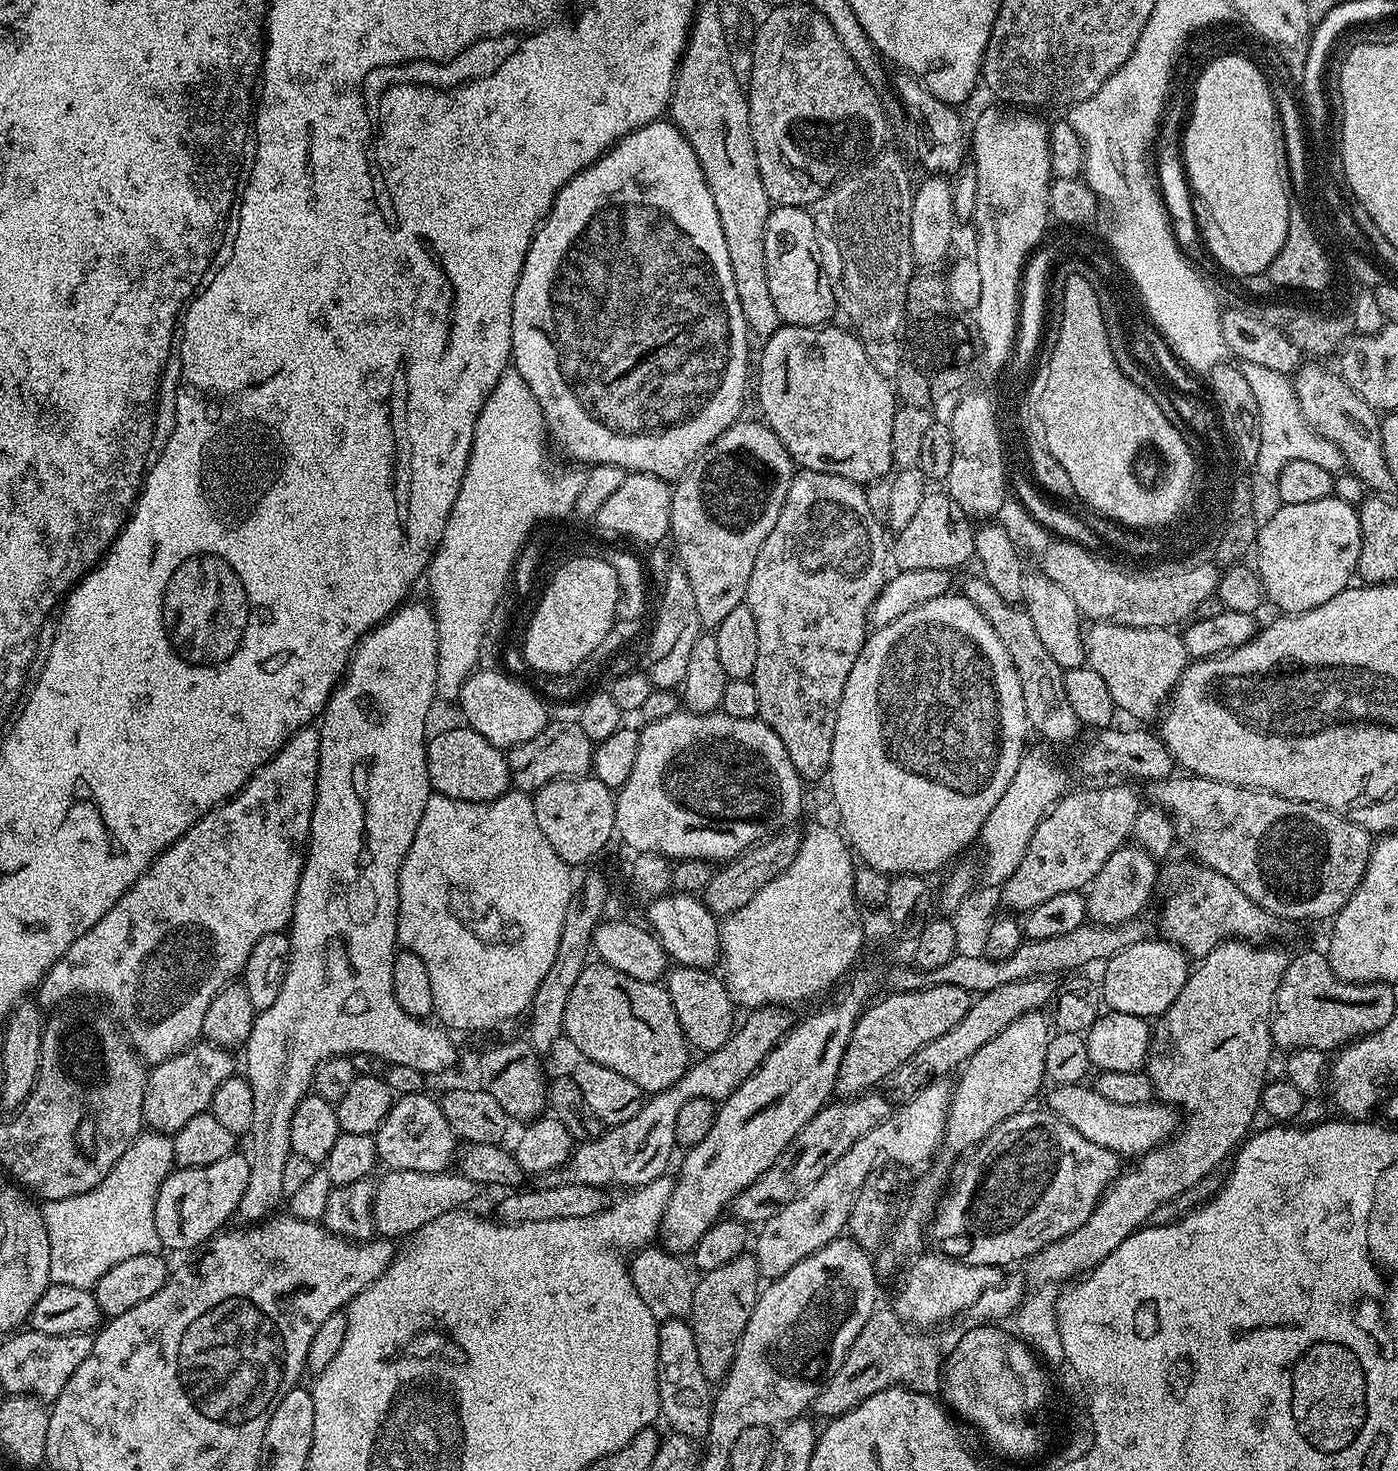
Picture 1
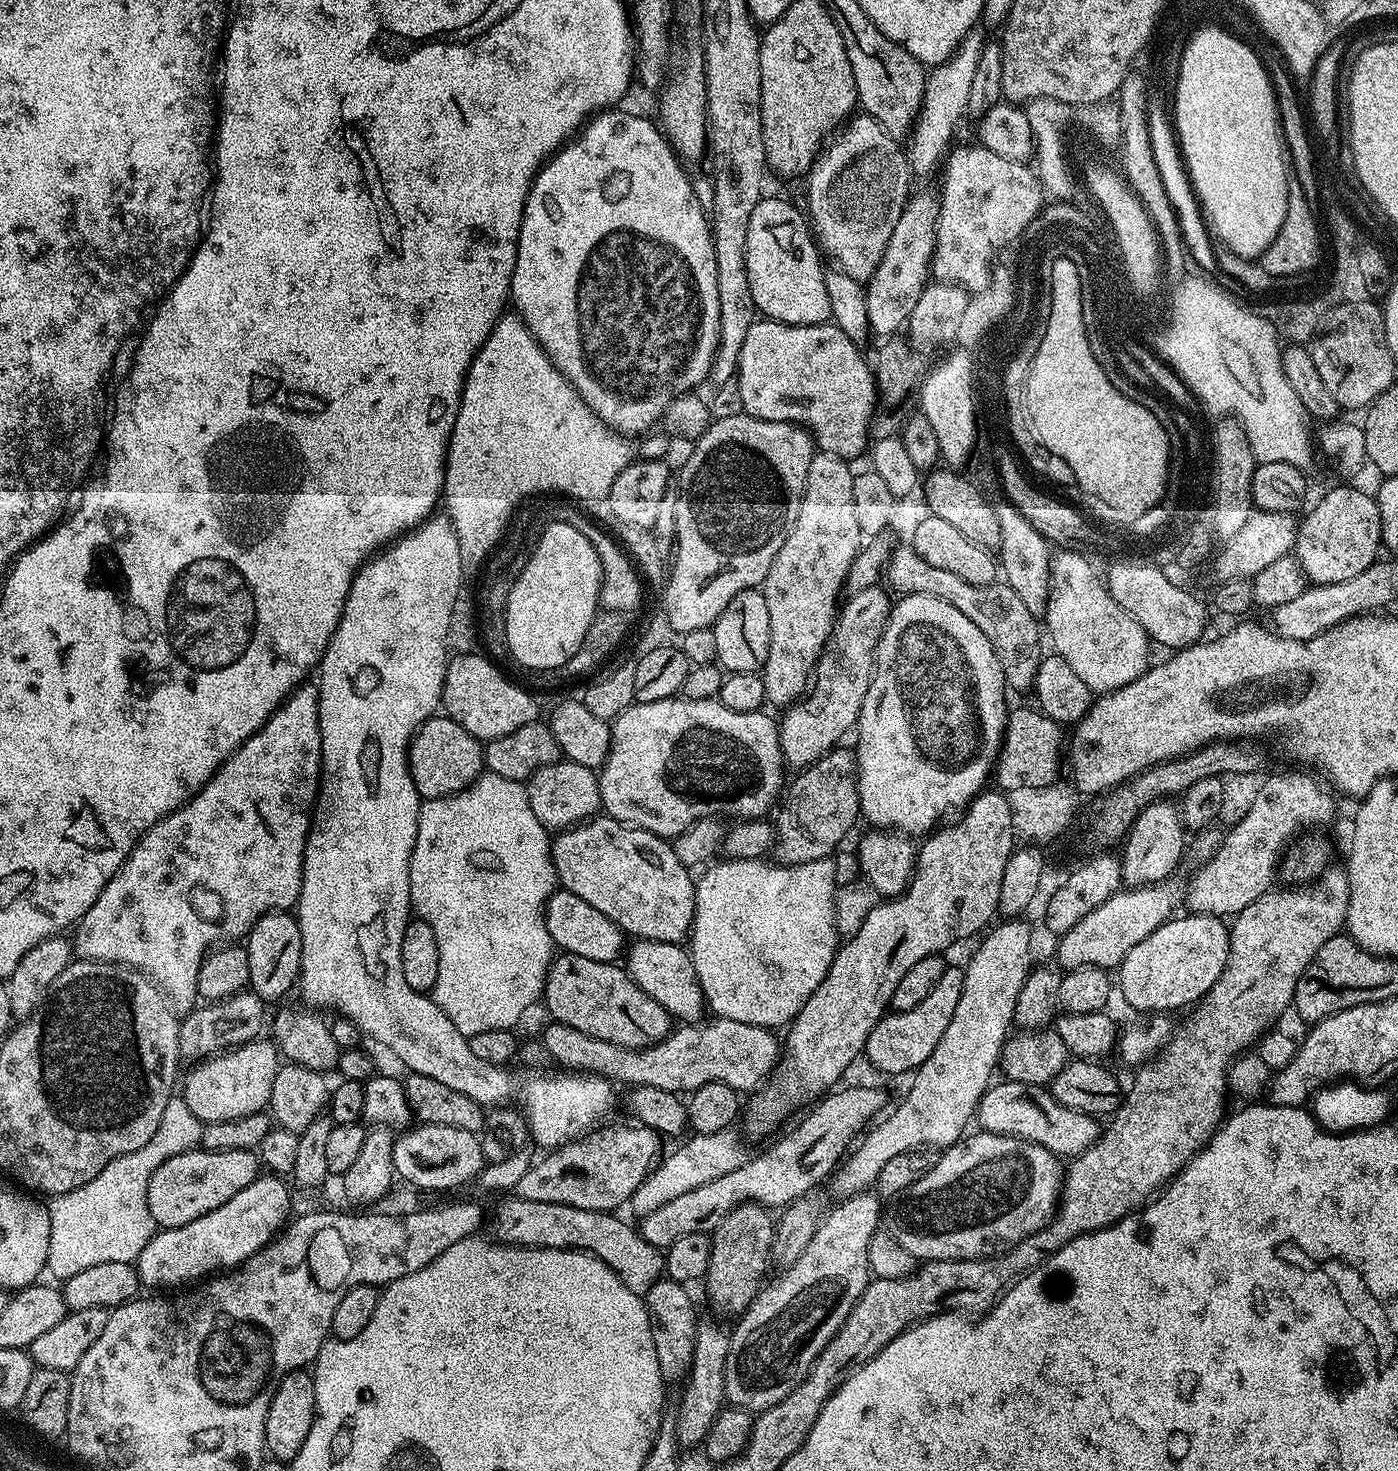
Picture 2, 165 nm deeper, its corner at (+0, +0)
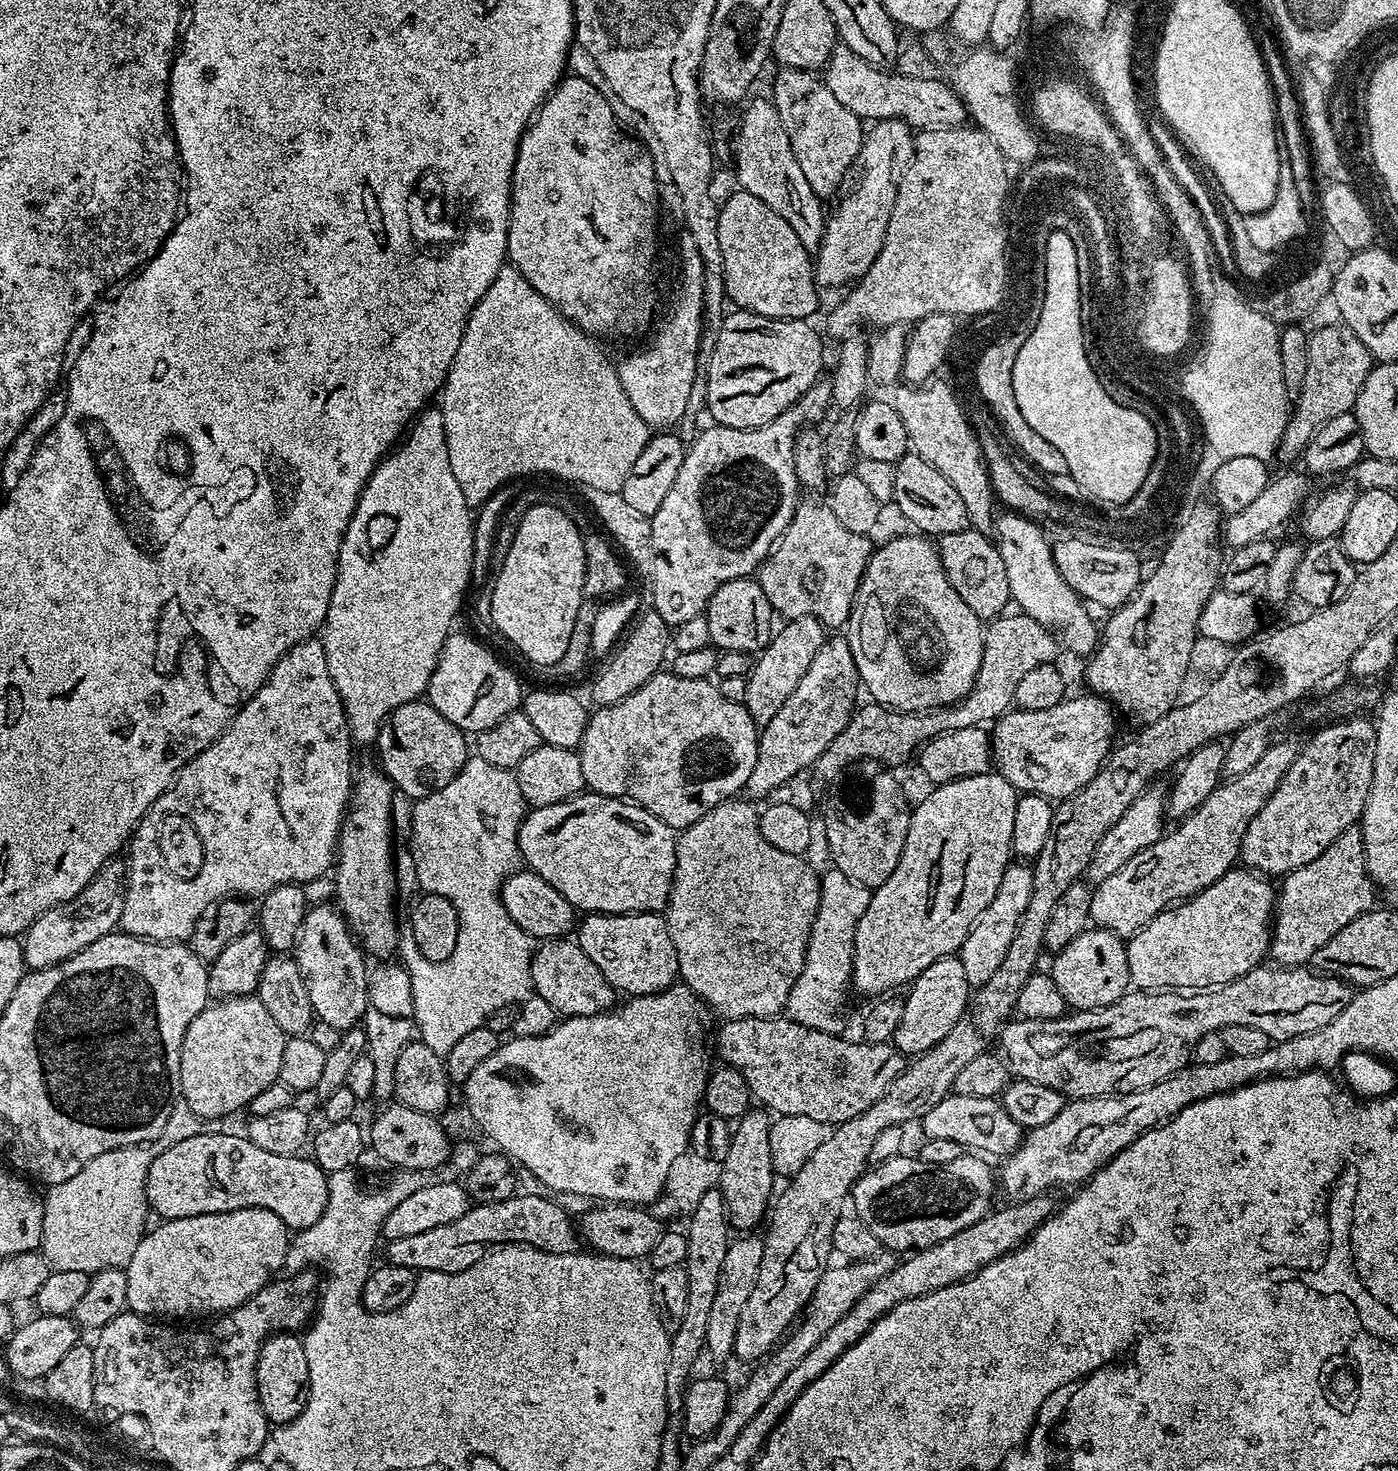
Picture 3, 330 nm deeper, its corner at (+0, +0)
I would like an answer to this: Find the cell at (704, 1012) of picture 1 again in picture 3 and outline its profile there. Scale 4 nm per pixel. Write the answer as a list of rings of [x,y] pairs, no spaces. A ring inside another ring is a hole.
[[[594,912],[585,915],[579,921],[574,932],[574,939],[580,945],[582,954],[586,954],[586,958],[590,958],[590,962],[594,962],[598,970],[602,970],[606,982],[610,982],[610,986],[625,997],[658,994],[677,983],[680,967],[678,954],[674,950],[674,938],[670,938],[668,921],[659,912],[631,912],[613,916],[608,916],[605,912]]]

